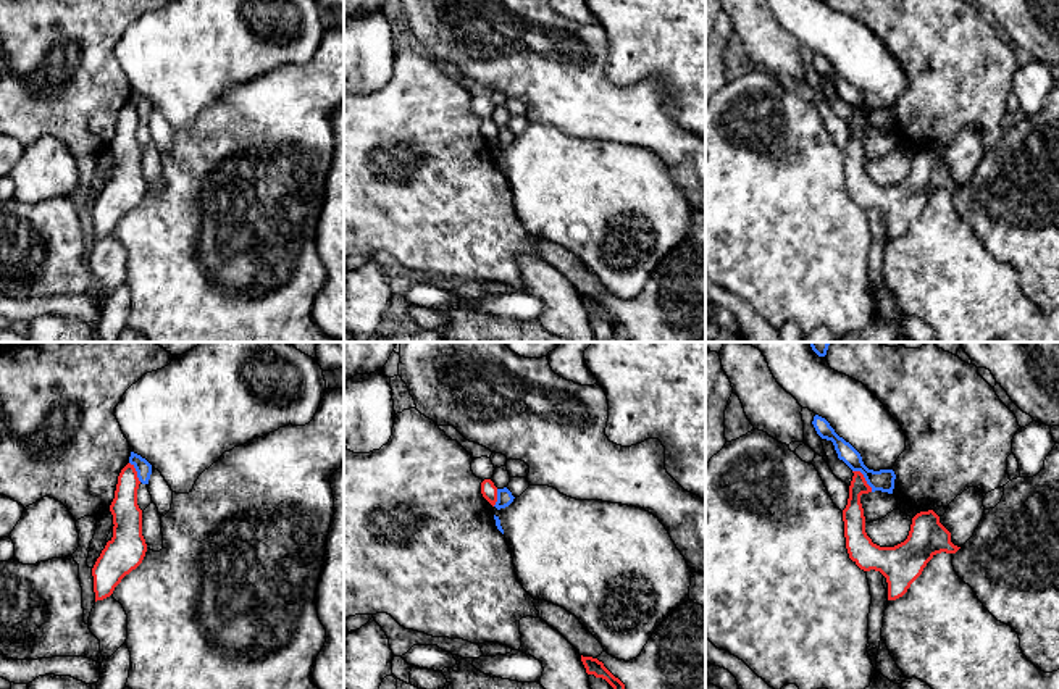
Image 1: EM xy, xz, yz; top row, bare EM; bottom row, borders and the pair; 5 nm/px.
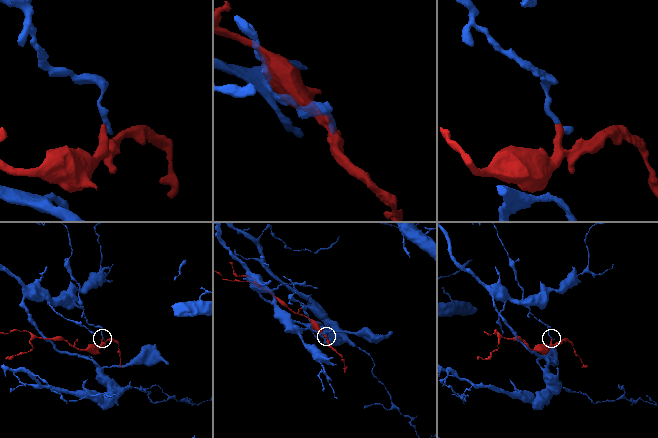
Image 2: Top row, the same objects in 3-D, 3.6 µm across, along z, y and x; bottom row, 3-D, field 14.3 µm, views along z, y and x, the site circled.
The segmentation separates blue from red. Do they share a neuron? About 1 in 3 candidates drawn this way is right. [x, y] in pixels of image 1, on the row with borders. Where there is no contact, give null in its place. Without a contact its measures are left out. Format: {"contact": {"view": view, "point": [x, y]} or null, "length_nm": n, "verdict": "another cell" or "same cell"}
{"contact": {"view": "yz", "point": [864, 476]}, "length_nm": 150, "verdict": "another cell"}

